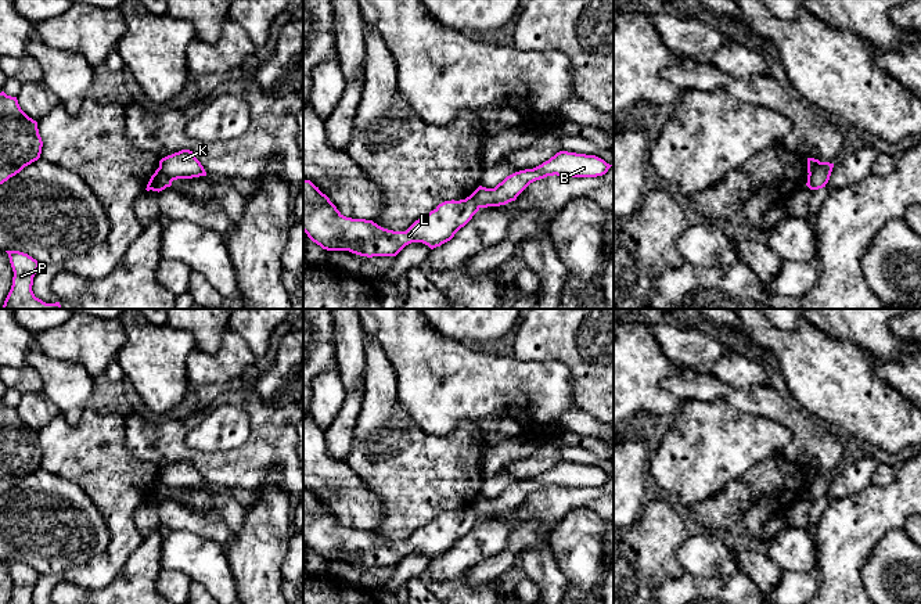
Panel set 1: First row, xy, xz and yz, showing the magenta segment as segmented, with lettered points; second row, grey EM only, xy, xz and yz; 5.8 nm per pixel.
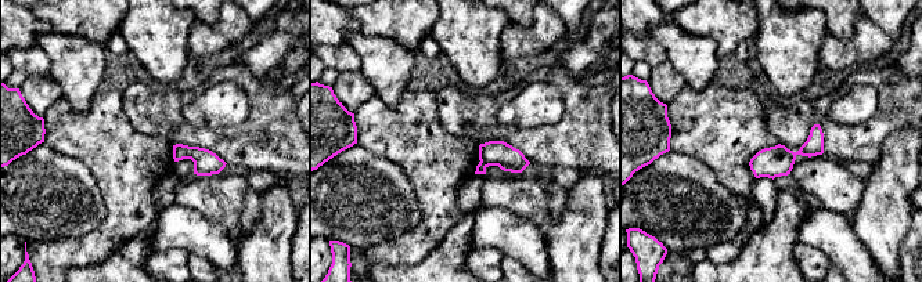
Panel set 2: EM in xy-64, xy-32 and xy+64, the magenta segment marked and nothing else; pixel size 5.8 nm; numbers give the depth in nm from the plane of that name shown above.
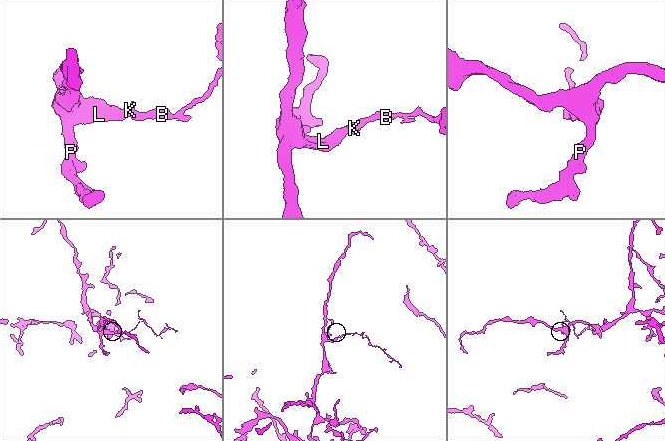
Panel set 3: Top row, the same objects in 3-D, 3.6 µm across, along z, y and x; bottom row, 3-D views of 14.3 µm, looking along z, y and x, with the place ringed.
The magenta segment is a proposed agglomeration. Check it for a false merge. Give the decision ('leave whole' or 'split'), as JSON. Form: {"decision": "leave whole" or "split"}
{"decision": "split"}

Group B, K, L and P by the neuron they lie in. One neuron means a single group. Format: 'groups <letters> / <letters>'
groups B K / L P

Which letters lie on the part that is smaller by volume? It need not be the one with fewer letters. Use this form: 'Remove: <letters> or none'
Remove: B, K

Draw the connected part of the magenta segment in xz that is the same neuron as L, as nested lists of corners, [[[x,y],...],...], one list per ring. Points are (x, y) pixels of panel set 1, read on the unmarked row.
[[[303,490],[303,542],[307,547],[327,561],[349,561],[360,567],[396,567],[406,556],[422,553],[431,560],[450,551],[479,521],[472,506],[460,511],[445,511],[427,526],[415,531],[406,542],[384,539],[366,529],[343,526],[330,508],[323,504],[310,490]]]

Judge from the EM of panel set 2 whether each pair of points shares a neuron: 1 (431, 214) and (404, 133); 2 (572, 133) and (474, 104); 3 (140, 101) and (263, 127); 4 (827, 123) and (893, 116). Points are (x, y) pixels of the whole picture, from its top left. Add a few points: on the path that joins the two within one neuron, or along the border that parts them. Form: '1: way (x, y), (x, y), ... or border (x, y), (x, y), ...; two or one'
1: way (431, 194), (431, 159), (425, 154); one
2: way (547, 138), (517, 138), (497, 129); one
3: way (170, 125), (179, 133), (190, 137), (233, 138); one
4: way (843, 133), (871, 133), (877, 129); one

